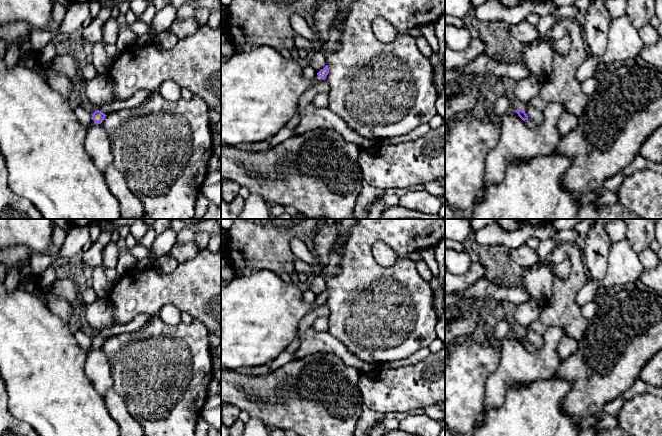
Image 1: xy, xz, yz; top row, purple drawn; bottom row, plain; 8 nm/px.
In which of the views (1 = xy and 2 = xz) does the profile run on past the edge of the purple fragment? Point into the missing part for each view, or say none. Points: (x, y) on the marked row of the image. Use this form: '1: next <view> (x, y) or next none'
1: next xy (43, 143)
2: next xz (260, 89)

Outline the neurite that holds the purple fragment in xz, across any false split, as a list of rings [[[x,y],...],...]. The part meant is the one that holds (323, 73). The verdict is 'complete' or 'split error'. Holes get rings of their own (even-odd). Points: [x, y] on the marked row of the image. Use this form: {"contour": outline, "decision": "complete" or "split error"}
{"contour": [[[269,46],[236,53],[221,62],[221,145],[238,147],[240,144],[263,142],[286,127],[297,110],[300,96],[310,87],[326,79],[329,73],[326,65],[311,79],[304,79],[302,65],[303,63],[286,59],[280,51]]], "decision": "split error"}

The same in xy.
{"contour": [[[29,42],[25,43],[21,49],[19,62],[11,69],[6,67],[4,59],[0,57],[0,154],[6,161],[9,173],[8,184],[11,190],[30,201],[40,211],[44,219],[122,219],[118,200],[109,190],[104,173],[97,168],[85,150],[85,137],[88,128],[95,124],[101,124],[107,115],[97,110],[92,114],[88,125],[85,126],[80,123],[74,110],[71,109],[69,101],[53,90],[41,75],[24,65],[24,59],[33,52],[34,50]]], "decision": "split error"}

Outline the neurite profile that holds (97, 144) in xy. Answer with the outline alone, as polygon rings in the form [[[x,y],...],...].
[[[101,124],[88,128],[85,137],[85,150],[99,170],[104,172],[113,164],[113,153],[106,130]]]

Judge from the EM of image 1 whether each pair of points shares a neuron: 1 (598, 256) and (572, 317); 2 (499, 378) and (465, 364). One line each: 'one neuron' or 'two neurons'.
1: two neurons
2: two neurons

